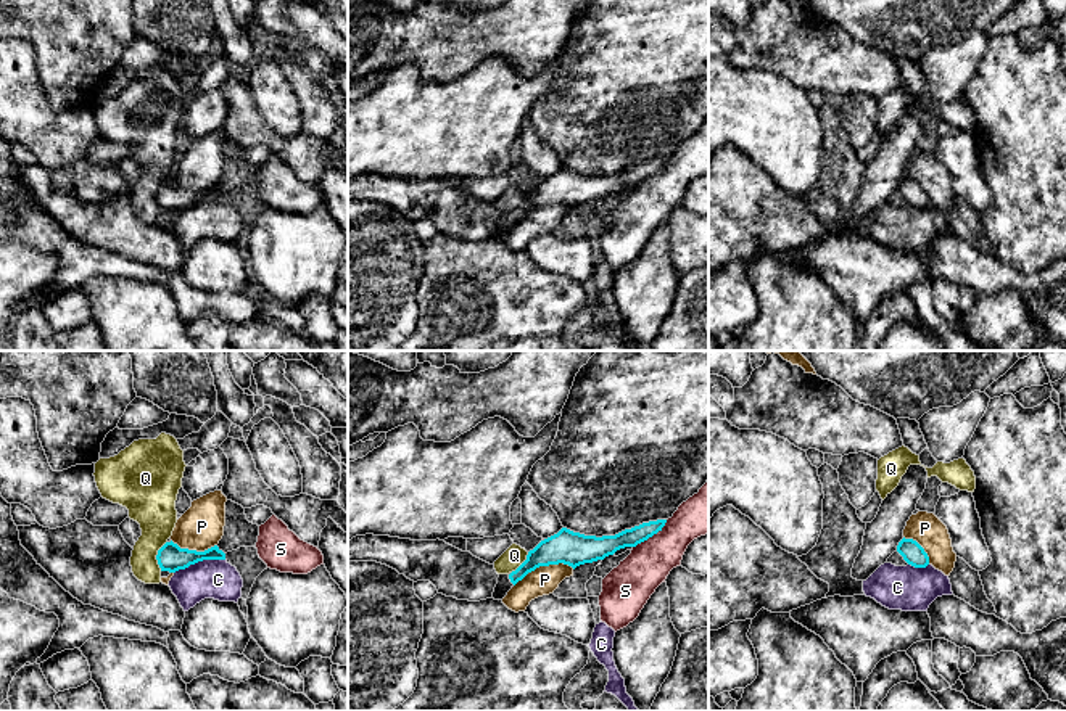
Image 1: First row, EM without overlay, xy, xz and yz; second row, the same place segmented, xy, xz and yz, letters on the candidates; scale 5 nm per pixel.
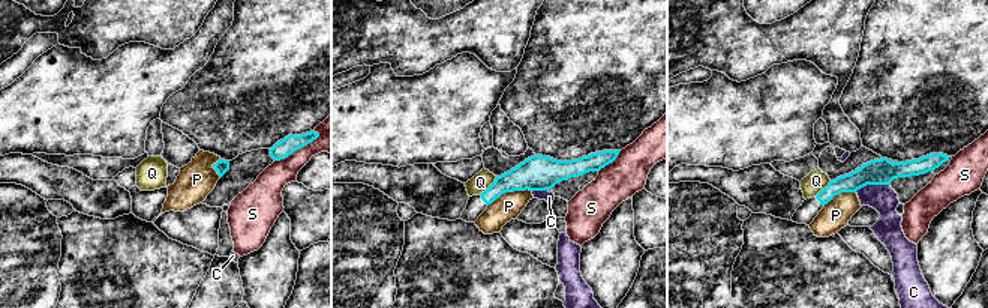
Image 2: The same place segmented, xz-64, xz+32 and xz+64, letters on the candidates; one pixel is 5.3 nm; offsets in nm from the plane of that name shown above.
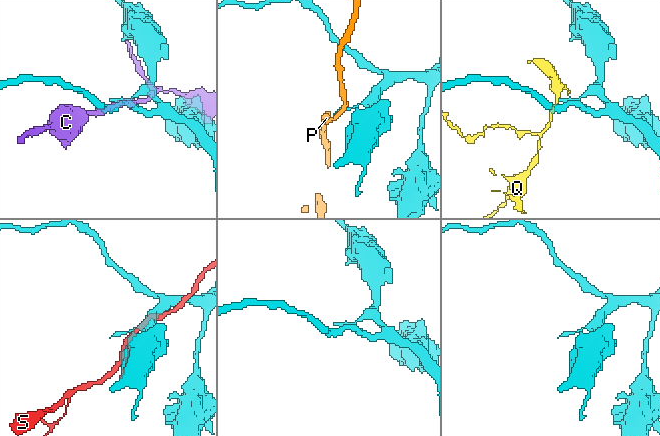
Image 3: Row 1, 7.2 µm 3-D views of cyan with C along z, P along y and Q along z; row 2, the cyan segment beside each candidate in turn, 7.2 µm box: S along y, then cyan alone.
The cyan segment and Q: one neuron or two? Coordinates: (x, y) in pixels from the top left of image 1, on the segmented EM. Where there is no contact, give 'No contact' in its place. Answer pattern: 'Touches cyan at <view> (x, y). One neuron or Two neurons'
Touches cyan at xy (157, 555). Two neurons

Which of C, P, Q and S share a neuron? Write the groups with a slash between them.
C / P / Q / S

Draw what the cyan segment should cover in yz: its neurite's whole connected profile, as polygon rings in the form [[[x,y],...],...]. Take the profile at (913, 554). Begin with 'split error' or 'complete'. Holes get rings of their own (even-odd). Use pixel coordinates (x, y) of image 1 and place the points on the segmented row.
complete | [[[902,539],[897,545],[897,552],[903,560],[915,568],[926,568],[929,565],[929,557],[924,549],[913,539]]]

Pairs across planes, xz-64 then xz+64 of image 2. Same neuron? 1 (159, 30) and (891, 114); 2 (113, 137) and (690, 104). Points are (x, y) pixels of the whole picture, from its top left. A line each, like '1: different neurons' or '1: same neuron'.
1: different neurons
2: same neuron

